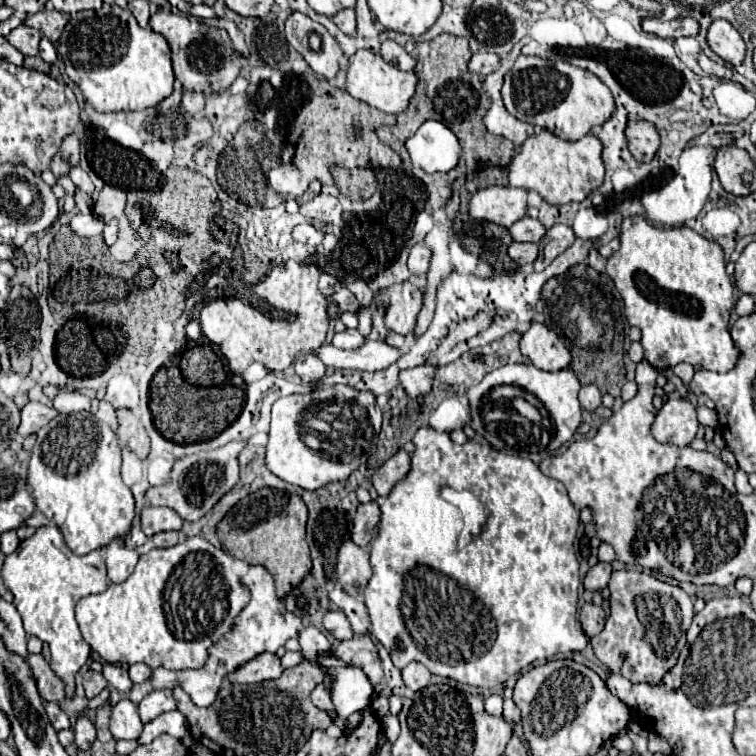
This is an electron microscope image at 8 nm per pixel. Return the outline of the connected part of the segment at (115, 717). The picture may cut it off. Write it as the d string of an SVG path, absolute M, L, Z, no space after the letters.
M123 698L113 706L111 714L111 734L115 740L137 740L141 736L143 724L137 716L137 706Z

